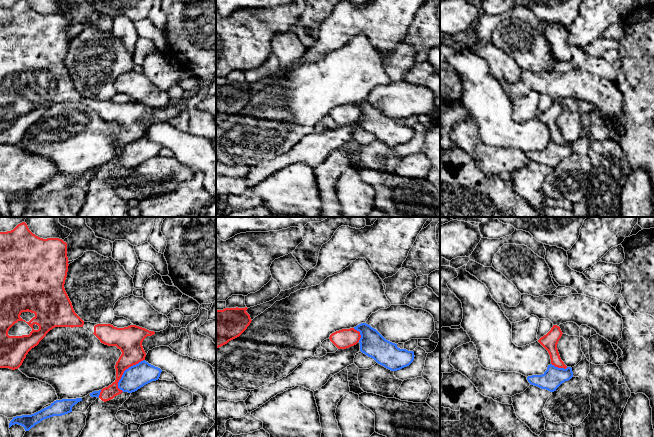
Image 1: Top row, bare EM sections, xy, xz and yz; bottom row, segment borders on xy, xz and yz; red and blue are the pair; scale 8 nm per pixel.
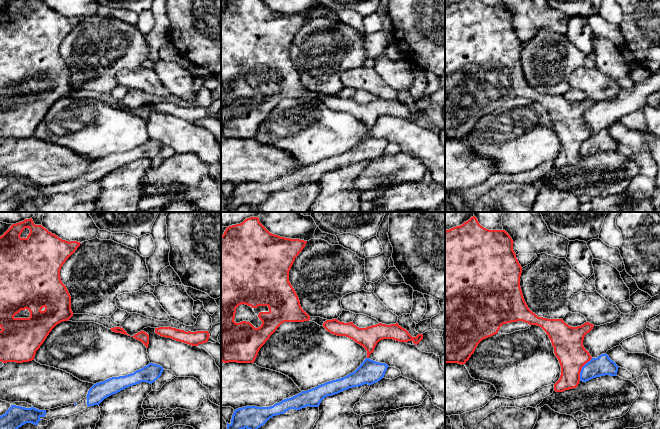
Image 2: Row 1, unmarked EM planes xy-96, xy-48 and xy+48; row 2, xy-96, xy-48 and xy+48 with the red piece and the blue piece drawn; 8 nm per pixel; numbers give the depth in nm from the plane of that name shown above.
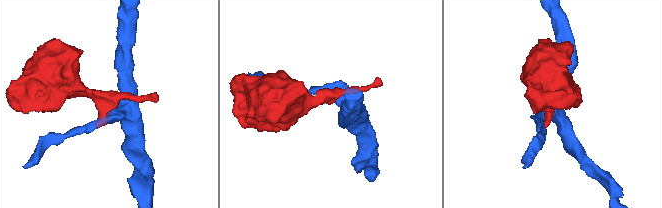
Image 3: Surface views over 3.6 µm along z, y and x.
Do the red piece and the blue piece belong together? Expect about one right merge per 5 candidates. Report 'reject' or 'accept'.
reject

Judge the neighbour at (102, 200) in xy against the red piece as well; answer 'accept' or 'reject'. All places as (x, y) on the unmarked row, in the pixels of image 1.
accept

